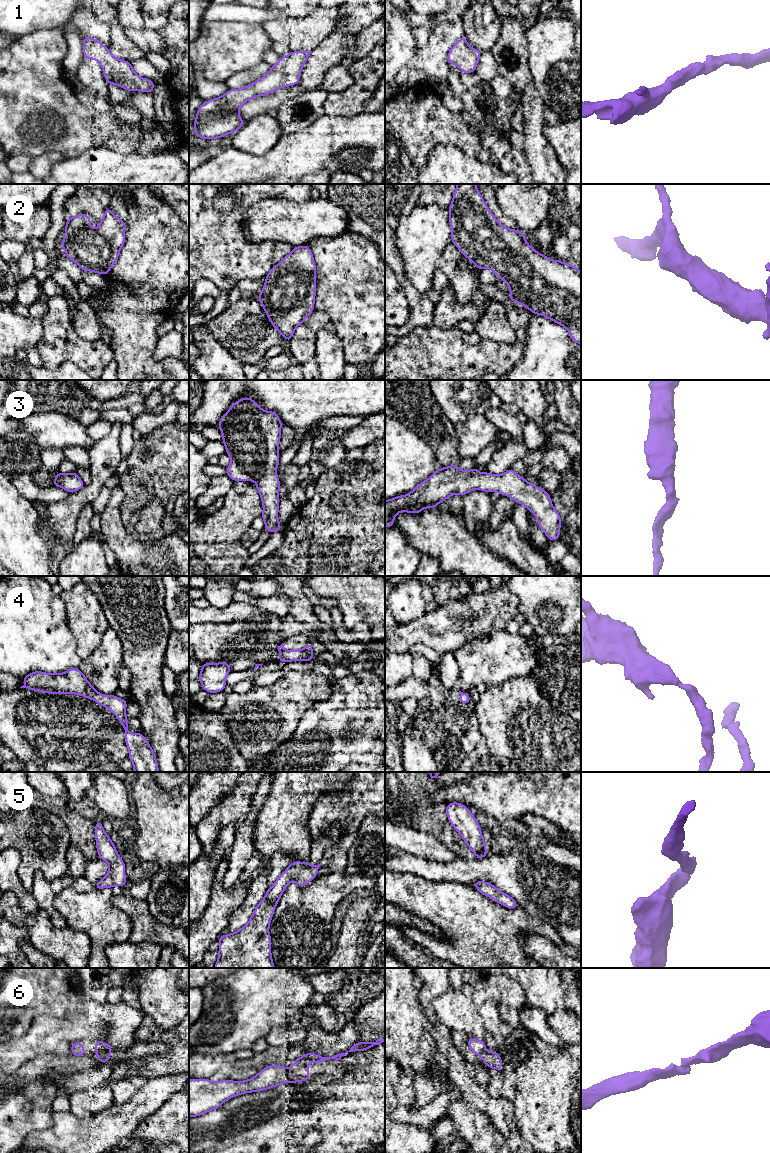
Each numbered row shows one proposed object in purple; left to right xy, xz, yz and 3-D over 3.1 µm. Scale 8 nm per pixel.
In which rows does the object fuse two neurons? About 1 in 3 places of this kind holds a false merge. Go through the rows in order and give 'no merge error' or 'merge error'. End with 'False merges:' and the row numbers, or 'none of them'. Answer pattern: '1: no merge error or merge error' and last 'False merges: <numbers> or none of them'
1: no merge error
2: no merge error
3: no merge error
4: no merge error
5: no merge error
6: no merge error
False merges: none of them

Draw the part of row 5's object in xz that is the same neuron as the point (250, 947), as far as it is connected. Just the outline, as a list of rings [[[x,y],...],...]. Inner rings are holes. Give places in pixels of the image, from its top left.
[[[309,860],[292,862],[267,889],[248,923],[235,933],[219,937],[218,960],[214,968],[275,968],[269,926],[276,905],[291,881],[304,888],[316,878],[321,865],[311,866]]]

